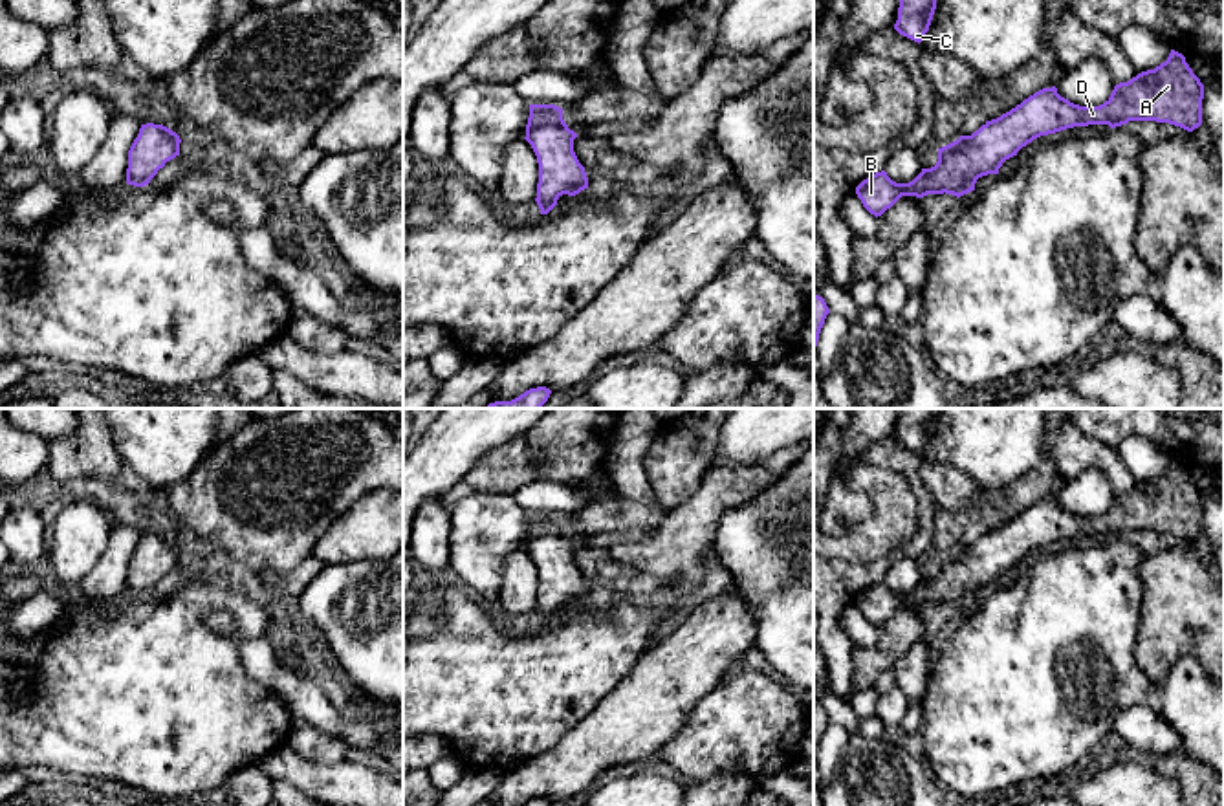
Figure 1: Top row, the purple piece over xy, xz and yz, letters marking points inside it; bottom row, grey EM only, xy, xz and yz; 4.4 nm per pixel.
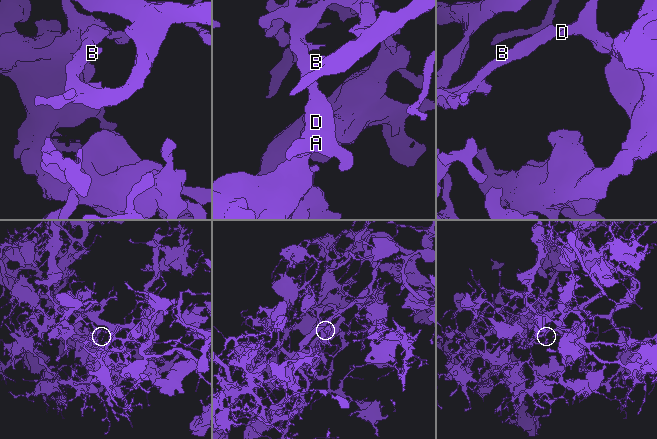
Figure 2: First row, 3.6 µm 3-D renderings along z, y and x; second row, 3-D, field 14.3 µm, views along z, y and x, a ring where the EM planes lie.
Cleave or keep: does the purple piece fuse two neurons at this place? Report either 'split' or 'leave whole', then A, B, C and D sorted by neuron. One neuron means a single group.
leave whole | A B C D

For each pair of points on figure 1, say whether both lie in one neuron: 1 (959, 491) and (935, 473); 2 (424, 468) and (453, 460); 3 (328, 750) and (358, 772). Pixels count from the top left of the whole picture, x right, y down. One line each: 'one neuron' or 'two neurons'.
1: one neuron
2: one neuron
3: two neurons

